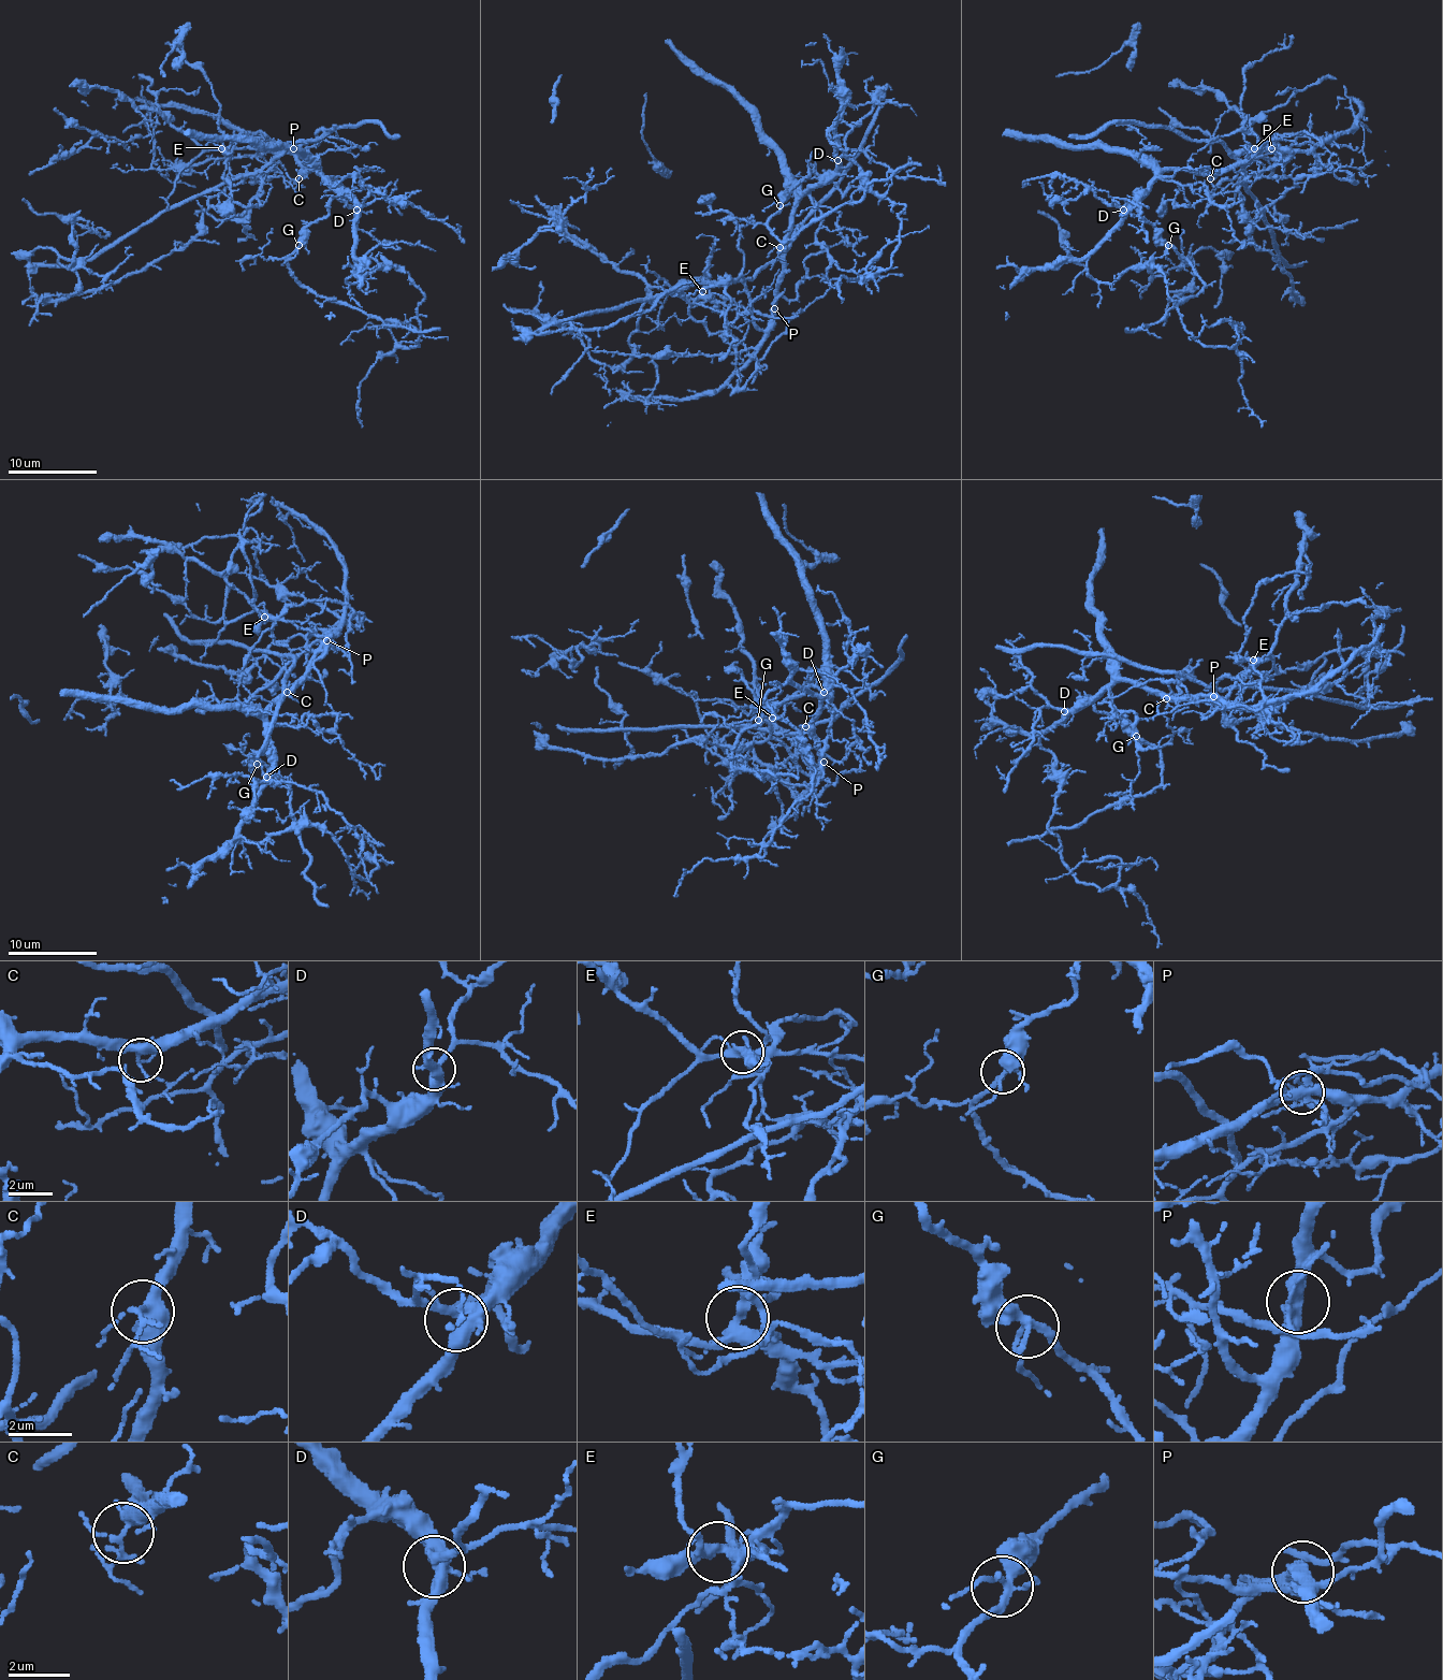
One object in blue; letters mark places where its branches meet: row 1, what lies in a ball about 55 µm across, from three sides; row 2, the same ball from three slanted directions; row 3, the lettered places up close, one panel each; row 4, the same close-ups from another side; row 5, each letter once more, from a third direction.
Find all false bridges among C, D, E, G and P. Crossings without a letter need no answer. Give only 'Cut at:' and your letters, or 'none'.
Cut at: P

